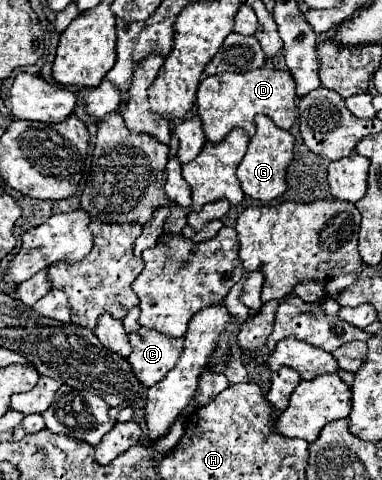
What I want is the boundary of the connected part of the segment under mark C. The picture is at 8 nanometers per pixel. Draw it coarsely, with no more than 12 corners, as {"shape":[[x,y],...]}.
{"shape":[[128,332],[128,362],[144,386],[162,380],[184,338]]}

